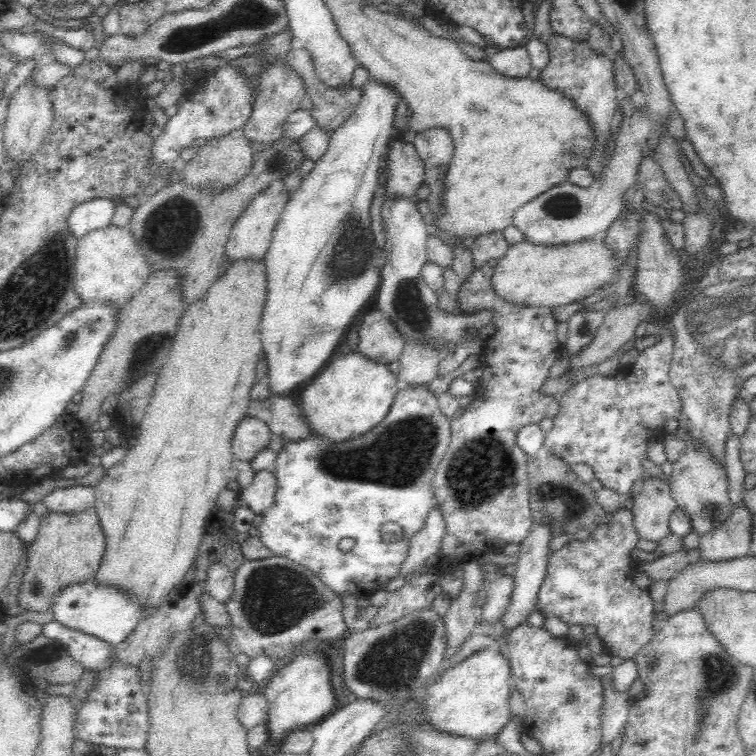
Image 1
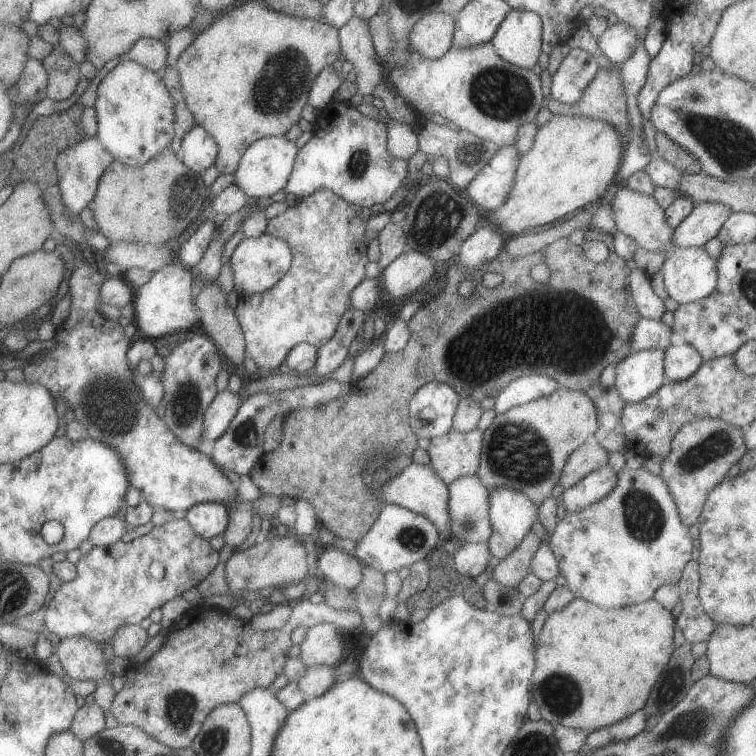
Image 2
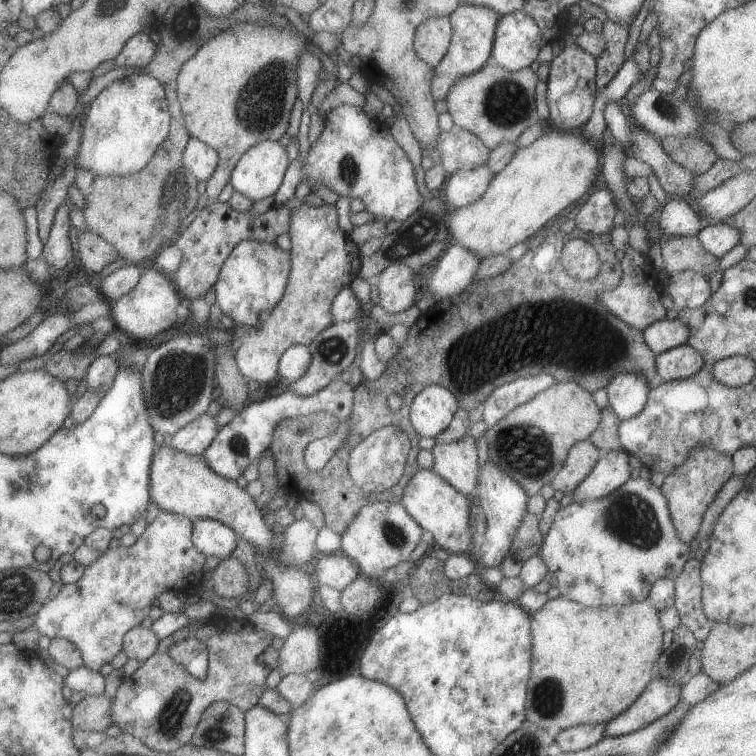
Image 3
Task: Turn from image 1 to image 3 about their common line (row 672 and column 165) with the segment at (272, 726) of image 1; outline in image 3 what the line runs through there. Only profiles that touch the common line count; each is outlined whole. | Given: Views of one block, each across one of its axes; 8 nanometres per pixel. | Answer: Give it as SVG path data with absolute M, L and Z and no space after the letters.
M147 263L144 265L141 276L133 287L133 290L121 296L119 300L112 302L111 317L113 324L121 332L146 342L156 334L159 334L159 332L163 332L163 330L173 326L173 323L177 319L175 308L183 302L169 276Z

